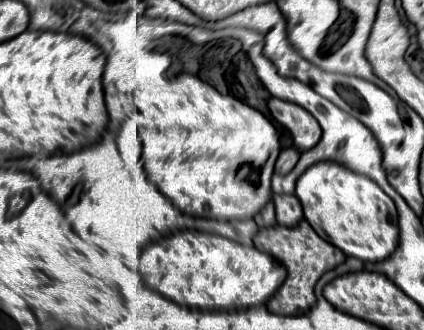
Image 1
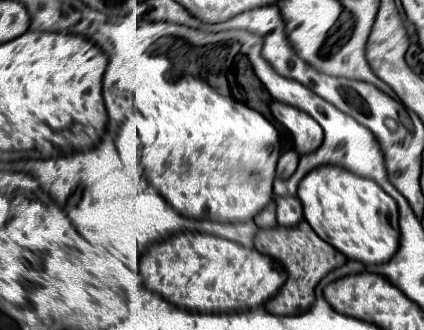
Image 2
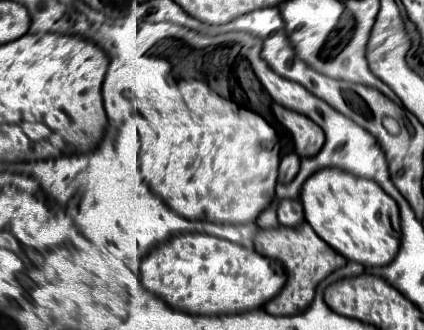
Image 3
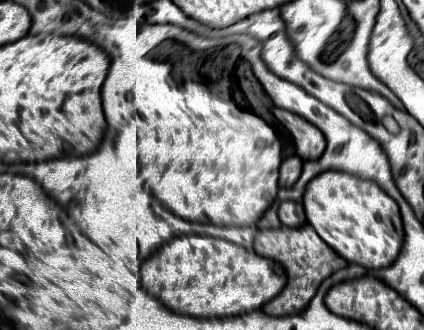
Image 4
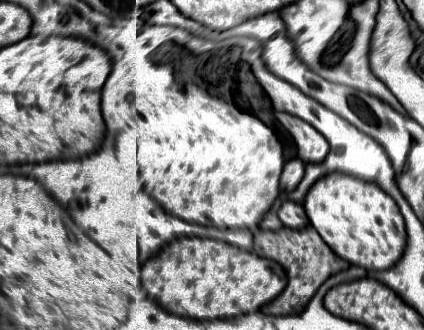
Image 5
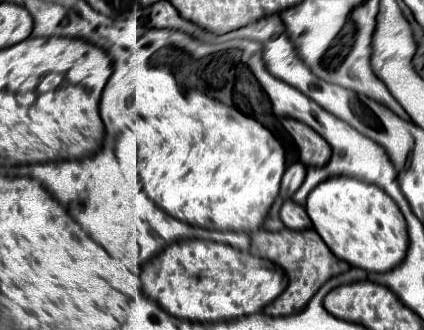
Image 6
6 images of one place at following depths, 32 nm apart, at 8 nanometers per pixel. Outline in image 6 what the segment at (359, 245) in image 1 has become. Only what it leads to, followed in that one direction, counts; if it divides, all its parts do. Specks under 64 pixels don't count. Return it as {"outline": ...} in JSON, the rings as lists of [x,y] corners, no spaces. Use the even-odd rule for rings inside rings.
{"outline":[[[330,178],[306,200],[306,212],[314,230],[322,236],[336,258],[366,272],[388,272],[396,268],[408,250],[408,230],[396,202],[380,188],[352,178]]]}

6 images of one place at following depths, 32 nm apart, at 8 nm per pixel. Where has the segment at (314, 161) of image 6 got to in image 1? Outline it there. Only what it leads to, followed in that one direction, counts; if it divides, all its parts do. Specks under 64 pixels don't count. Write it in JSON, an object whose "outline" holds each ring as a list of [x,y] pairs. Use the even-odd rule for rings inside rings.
{"outline":[[[272,98],[268,102],[268,108],[272,116],[292,132],[294,146],[298,148],[298,152],[306,152],[320,142],[322,128],[310,112],[304,112],[304,108],[290,102],[282,102],[278,98]]]}

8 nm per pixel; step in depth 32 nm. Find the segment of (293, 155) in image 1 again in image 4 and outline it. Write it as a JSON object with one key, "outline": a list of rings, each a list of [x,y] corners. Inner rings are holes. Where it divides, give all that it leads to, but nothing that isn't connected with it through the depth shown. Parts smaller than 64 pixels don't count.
{"outline":[[[298,156],[286,158],[280,168],[280,186],[292,188],[294,182],[300,178],[300,174],[302,174],[302,160]]]}

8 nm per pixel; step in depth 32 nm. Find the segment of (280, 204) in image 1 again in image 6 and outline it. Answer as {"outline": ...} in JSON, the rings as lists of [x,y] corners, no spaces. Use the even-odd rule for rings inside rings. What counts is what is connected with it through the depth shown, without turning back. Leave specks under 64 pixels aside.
{"outline":[[[286,200],[282,204],[282,210],[280,210],[280,218],[282,222],[290,228],[290,230],[306,230],[306,228],[312,228],[312,220],[308,218],[304,206],[292,202],[292,200]]]}

